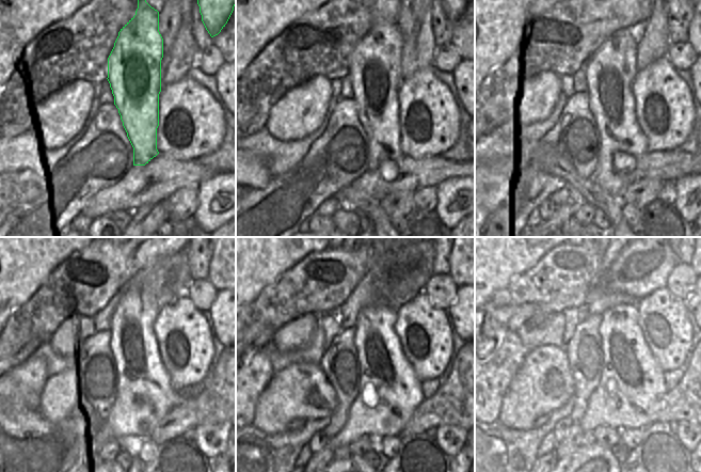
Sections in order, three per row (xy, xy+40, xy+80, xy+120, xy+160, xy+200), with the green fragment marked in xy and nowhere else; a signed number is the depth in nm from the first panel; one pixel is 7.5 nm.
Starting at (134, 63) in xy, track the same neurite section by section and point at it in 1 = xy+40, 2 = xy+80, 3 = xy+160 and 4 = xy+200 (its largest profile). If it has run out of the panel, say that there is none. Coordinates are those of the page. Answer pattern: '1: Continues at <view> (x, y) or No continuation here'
1: Continues at xy+40 (375, 63)
2: Continues at xy+80 (610, 71)
3: Continues at xy+160 (389, 391)
4: Continues at xy+200 (632, 386).

